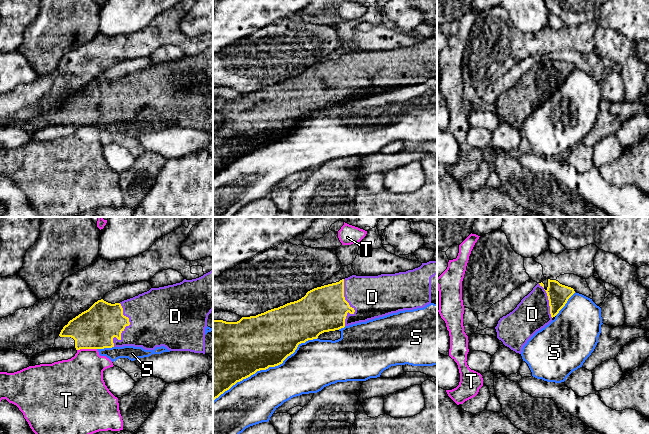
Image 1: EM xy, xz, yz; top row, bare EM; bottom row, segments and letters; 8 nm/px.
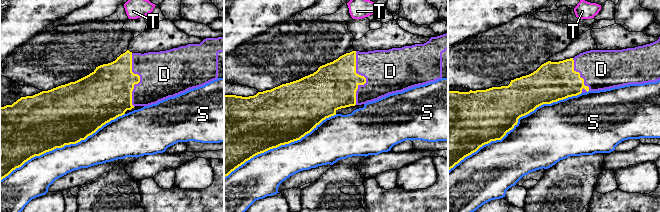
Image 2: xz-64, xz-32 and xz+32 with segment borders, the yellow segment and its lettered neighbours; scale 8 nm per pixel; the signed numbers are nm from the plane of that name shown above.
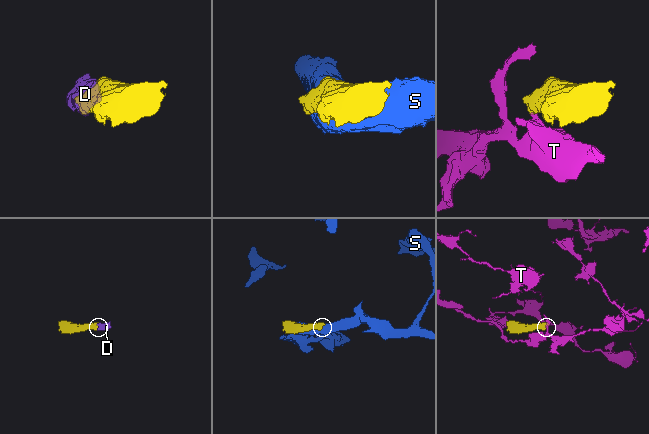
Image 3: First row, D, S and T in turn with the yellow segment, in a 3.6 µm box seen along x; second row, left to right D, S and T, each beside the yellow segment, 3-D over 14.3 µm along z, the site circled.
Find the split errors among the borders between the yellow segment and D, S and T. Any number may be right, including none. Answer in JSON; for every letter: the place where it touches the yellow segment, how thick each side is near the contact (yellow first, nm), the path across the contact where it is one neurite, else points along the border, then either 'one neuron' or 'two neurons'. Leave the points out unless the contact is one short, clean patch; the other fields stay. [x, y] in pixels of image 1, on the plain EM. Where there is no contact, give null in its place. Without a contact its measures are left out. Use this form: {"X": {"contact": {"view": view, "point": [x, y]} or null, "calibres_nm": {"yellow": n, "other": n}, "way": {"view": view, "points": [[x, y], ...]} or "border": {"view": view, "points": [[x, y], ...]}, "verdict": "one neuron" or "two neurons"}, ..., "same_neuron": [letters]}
{"D": {"contact": {"view": "xy", "point": [125, 102]}, "calibres_nm": {"yellow": 320, "other": 420}, "verdict": "one neuron"}, "S": {"contact": {"view": "xz", "point": [266, 144]}, "calibres_nm": {"yellow": 440, "other": 360}, "verdict": "two neurons"}, "T": {"contact": {"view": "xy", "point": [86, 124]}, "calibres_nm": {"yellow": 320, "other": 360}, "border": {"view": "xy", "points": [[96, 124], [80, 124], [77, 126]]}, "verdict": "two neurons"}, "same_neuron": ["D"]}

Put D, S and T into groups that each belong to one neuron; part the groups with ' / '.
D / S / T

